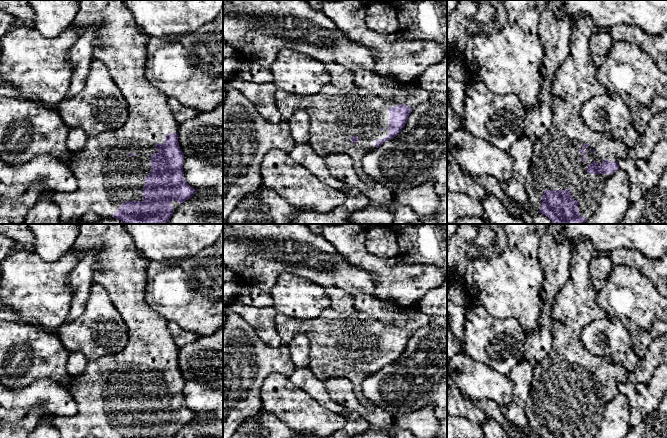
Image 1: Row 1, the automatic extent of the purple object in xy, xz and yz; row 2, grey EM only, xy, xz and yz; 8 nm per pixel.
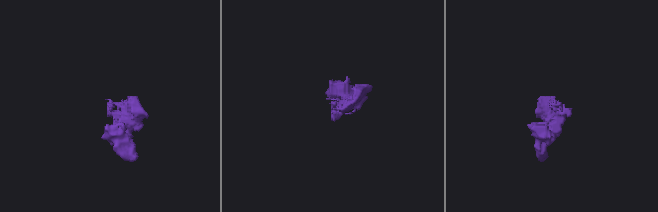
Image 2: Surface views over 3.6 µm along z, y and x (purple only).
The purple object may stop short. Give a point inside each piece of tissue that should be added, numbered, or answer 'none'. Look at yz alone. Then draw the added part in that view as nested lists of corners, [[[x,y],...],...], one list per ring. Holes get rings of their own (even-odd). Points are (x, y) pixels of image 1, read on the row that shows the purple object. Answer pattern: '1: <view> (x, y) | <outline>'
1: yz (556, 164) | [[[588,16],[571,20],[570,53],[556,71],[551,89],[551,126],[544,136],[534,142],[530,168],[526,173],[524,187],[528,203],[536,212],[542,206],[545,190],[569,189],[574,200],[579,202],[578,212],[588,220],[598,209],[603,185],[610,174],[590,174],[587,166],[594,161],[601,165],[604,159],[614,162],[626,158],[631,149],[622,142],[607,140],[604,134],[590,129],[580,116],[582,106],[588,100],[607,92],[596,78],[597,66],[589,51],[590,38],[595,32],[597,27]]]

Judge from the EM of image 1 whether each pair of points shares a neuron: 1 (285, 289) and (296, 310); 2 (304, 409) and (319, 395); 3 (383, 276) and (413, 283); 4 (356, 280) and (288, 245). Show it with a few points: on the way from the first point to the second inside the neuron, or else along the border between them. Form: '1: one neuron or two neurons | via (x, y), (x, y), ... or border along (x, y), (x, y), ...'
1: one neuron | via (290, 294), (296, 300), (296, 305)
2: two neurons | border along (295, 385), (334, 412)
3: one neuron | via (390, 276), (397, 282), (406, 283)
4: one neuron | via (339, 272), (331, 272), (316, 259), (305, 253)

